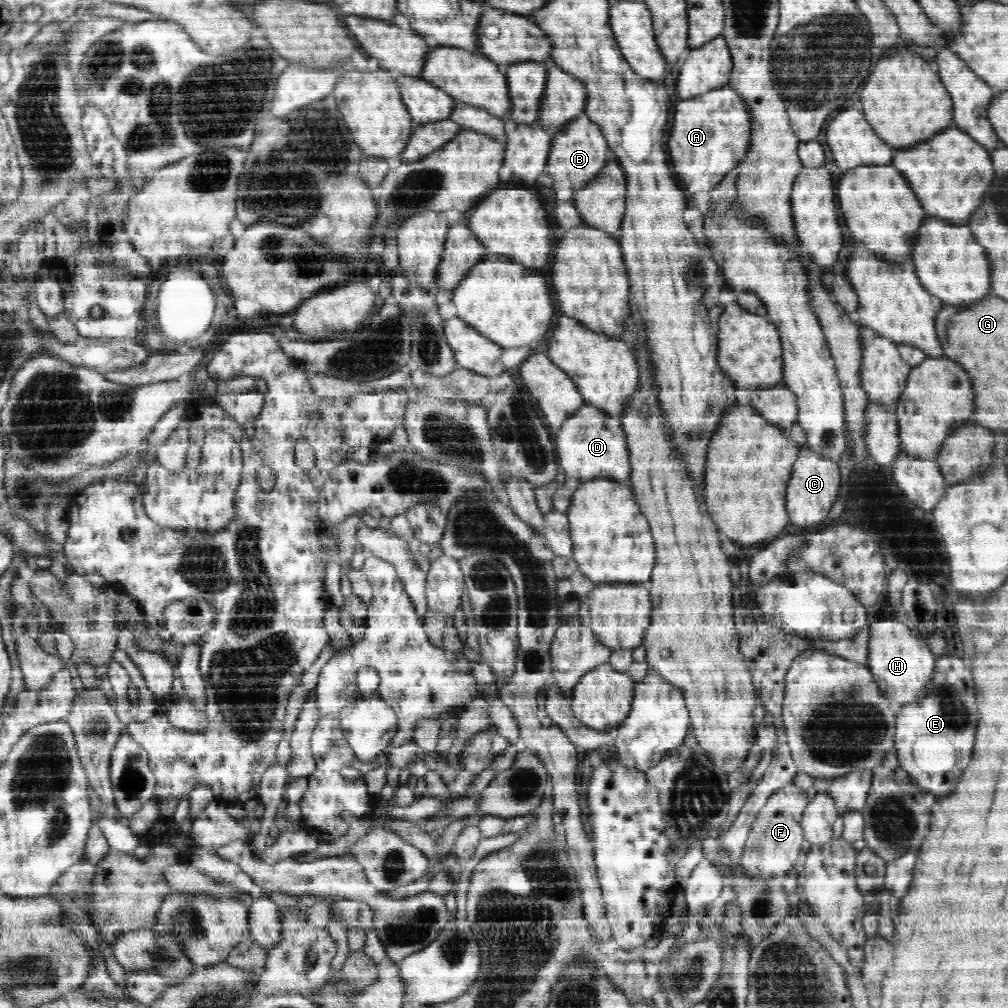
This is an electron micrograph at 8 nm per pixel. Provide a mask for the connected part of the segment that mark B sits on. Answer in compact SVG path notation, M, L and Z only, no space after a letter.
M585 114L571 120L552 140L545 172L554 178L554 192L558 201L572 201L572 196L584 188L610 159L608 141L604 138L600 125L592 122Z

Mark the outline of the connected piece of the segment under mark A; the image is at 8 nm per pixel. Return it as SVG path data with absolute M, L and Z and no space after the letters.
M730 84L709 90L704 94L686 100L680 100L677 102L675 108L676 111L673 119L673 126L668 138L668 154L672 157L672 168L676 169L676 175L680 175L680 182L684 183L684 187L688 189L688 192L692 192L692 194L698 194L698 192L707 194L724 178L724 176L728 174L728 172L732 171L732 168L738 167L740 161L744 160L746 152L750 150L750 134L752 134L752 113L750 113L750 109L748 109L746 101L744 101L744 99L742 99L742 97L738 95L736 91L734 91L734 88L732 88Z

